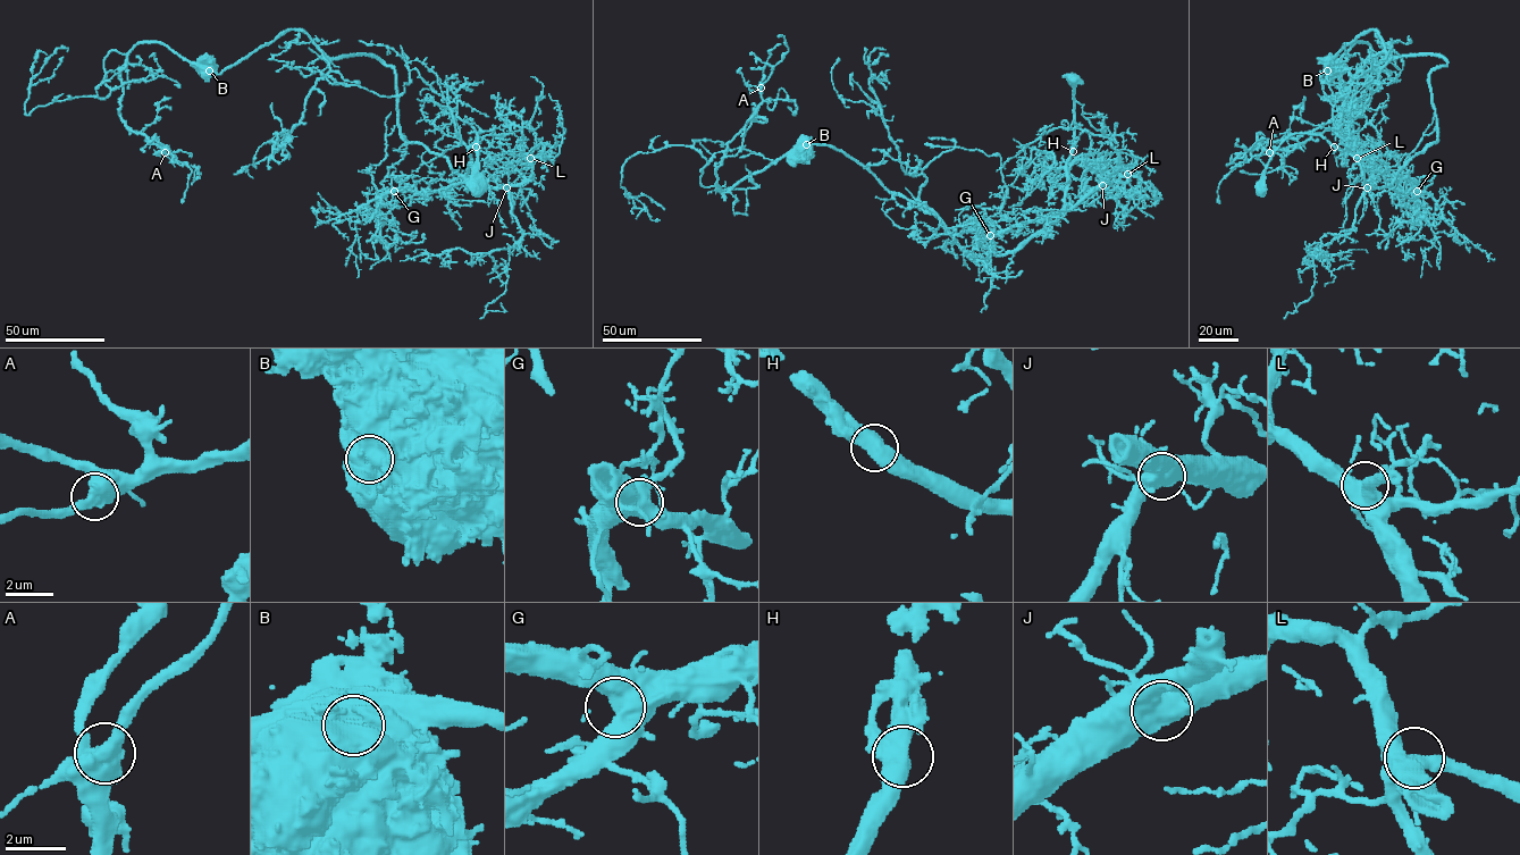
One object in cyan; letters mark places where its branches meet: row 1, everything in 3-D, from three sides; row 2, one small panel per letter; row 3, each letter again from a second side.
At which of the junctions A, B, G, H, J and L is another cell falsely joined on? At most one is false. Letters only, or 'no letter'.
B

